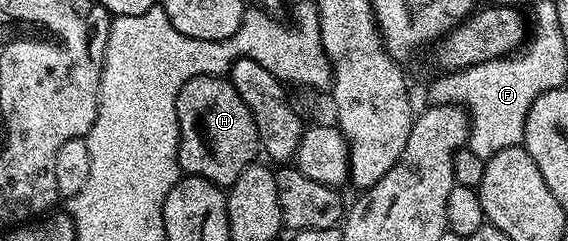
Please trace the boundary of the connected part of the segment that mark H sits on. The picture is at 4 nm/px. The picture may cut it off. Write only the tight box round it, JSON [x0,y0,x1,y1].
[177,76,259,187]

